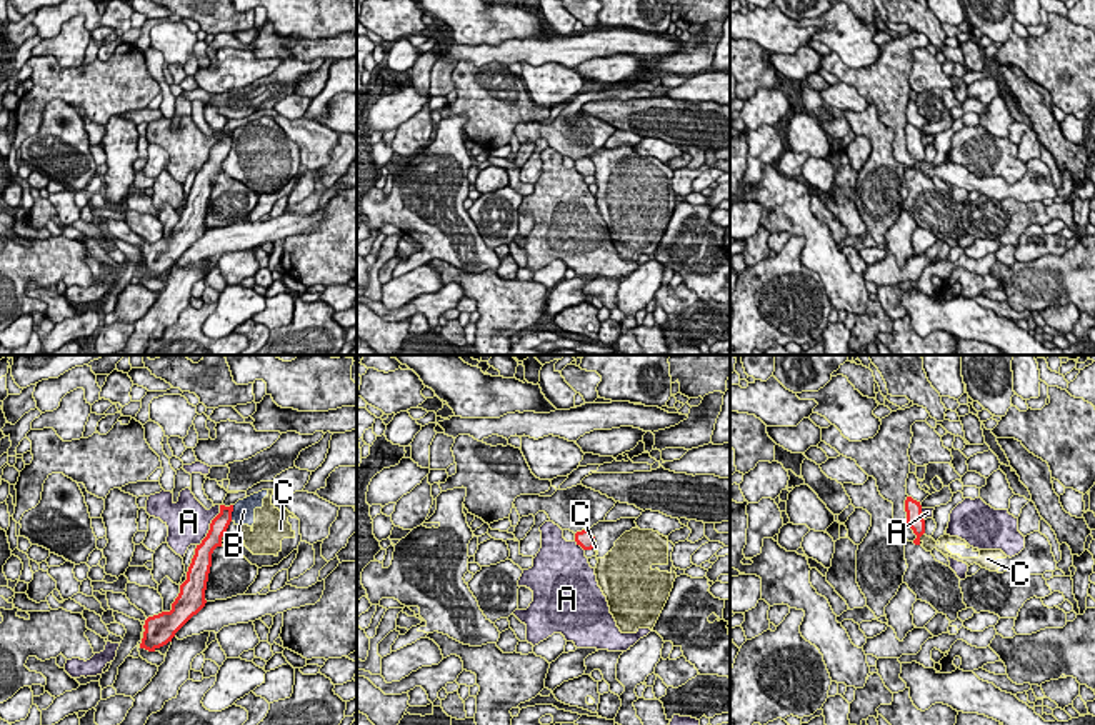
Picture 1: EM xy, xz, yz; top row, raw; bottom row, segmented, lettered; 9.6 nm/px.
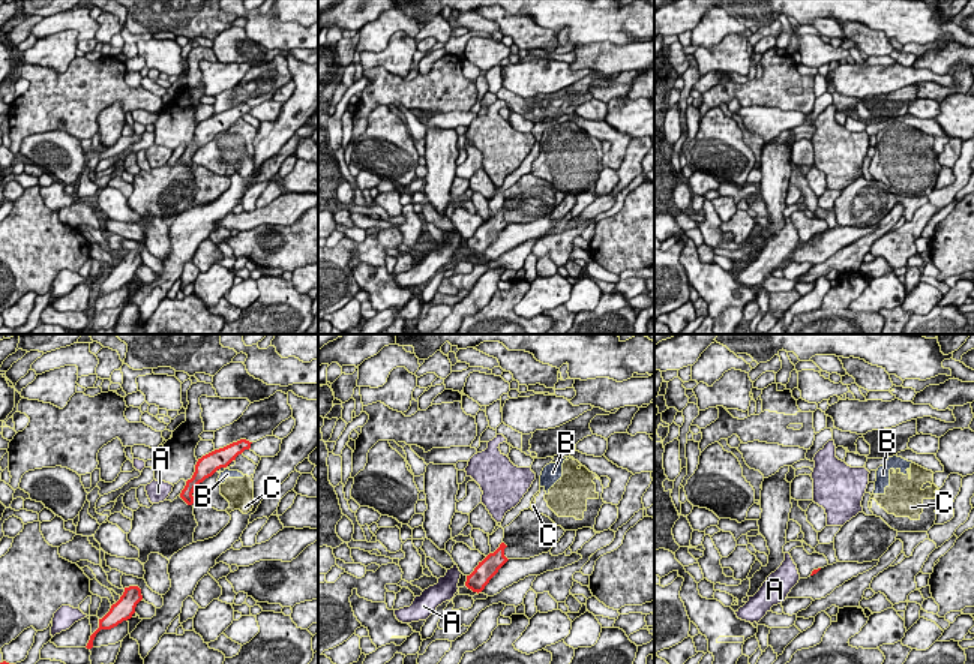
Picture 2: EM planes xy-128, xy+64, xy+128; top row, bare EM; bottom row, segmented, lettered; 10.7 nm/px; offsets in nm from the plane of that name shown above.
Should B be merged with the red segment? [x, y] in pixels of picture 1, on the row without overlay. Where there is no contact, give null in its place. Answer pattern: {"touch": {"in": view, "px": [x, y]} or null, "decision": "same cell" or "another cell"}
{"touch": {"in": "xy", "px": [230, 140]}, "decision": "another cell"}

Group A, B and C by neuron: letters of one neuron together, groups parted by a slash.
A / B C

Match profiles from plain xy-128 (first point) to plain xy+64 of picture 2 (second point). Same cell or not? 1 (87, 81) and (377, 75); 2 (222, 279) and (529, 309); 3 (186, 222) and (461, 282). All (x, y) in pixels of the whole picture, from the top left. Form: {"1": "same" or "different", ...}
{"1": "same", "2": "same", "3": "different"}

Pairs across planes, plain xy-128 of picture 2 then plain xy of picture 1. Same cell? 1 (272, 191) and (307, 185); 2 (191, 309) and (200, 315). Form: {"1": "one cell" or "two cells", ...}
{"1": "one cell", "2": "one cell"}

